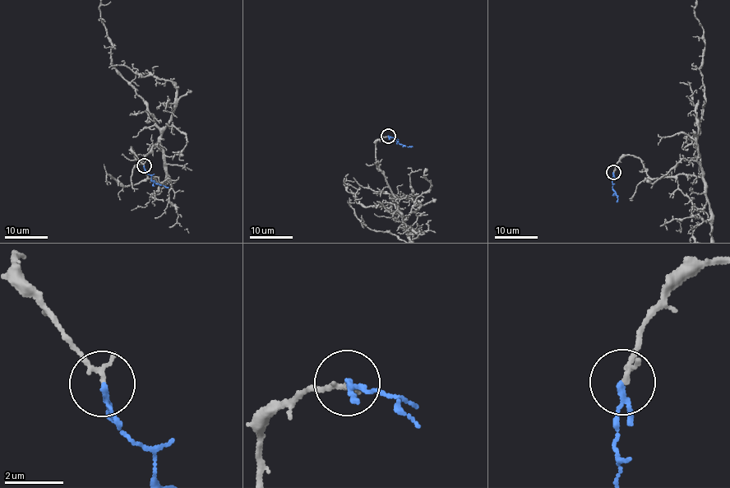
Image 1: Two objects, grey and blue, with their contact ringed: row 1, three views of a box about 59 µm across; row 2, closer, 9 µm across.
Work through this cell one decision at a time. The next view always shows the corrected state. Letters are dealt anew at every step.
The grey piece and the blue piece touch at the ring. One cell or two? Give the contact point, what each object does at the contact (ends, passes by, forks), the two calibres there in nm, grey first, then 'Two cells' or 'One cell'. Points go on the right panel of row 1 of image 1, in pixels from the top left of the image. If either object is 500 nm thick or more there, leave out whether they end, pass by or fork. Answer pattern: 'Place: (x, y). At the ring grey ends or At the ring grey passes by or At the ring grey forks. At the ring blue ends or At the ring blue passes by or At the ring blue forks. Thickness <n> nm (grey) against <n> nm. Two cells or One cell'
Place: (613, 172). At the ring grey ends. At the ring blue passes by. Thickness 170 nm (grey) against 120 nm. One cell

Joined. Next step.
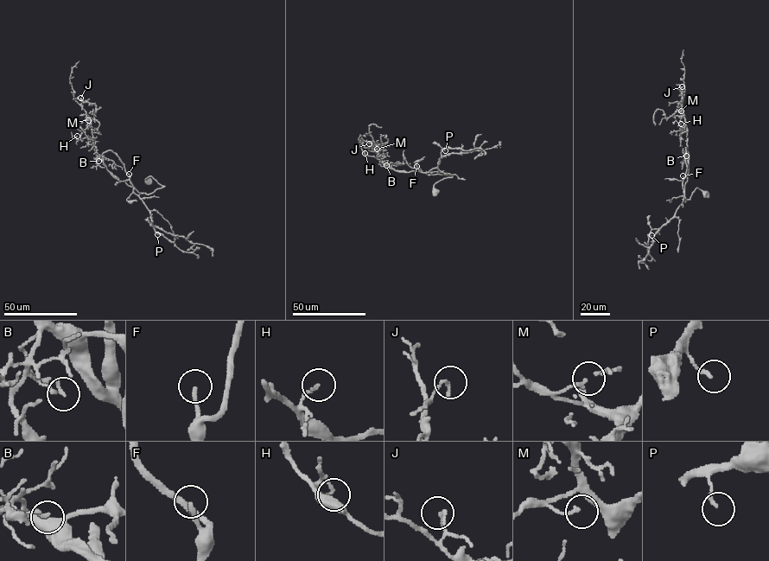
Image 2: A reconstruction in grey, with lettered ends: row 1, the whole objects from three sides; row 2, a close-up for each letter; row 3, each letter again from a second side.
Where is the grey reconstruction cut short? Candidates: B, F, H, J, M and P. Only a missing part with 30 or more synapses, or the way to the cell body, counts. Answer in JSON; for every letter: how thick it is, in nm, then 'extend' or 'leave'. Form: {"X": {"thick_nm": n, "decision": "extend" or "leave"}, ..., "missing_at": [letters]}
{"B": {"thick_nm": 170, "decision": "leave"}, "F": {"thick_nm": 180, "decision": "leave"}, "H": {"thick_nm": 150, "decision": "leave"}, "J": {"thick_nm": 150, "decision": "leave"}, "M": {"thick_nm": 140, "decision": "leave"}, "P": {"thick_nm": 160, "decision": "leave"}, "missing_at": []}

